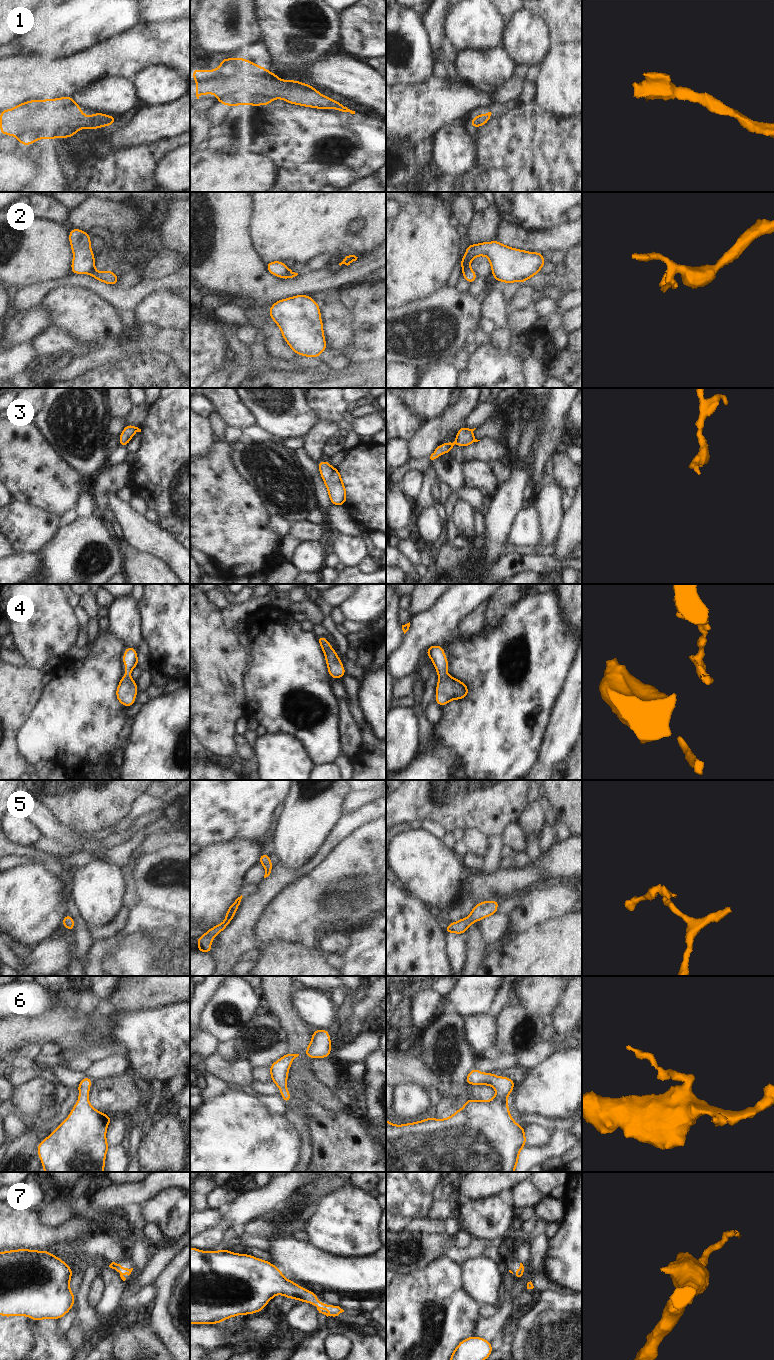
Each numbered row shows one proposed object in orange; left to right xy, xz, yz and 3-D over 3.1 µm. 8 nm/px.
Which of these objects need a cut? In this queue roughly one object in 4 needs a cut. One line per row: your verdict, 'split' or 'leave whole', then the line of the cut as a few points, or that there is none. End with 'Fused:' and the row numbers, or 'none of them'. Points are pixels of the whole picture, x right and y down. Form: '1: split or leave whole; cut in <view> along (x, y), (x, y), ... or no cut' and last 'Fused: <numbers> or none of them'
1: leave whole; no cut
2: split; cut in xz along (290, 269), (281, 277)
3: leave whole; no cut
4: leave whole; no cut
5: leave whole; no cut
6: leave whole; no cut
7: leave whole; no cut
Fused: 2

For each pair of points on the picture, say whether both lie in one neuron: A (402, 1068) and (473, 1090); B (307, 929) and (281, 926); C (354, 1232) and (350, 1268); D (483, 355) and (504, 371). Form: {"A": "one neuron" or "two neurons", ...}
{"A": "one neuron", "B": "one neuron", "C": "two neurons", "D": "one neuron"}

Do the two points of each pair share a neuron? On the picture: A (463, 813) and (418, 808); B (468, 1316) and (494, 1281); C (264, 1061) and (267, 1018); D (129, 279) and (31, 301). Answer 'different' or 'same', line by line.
A: same
B: different
C: same
D: different

